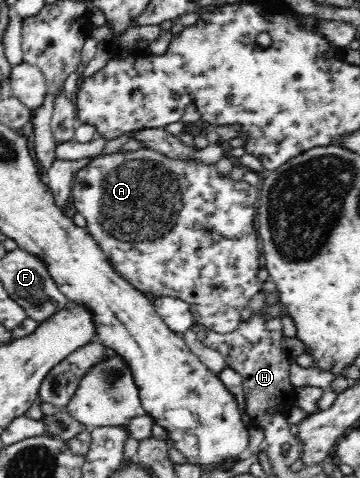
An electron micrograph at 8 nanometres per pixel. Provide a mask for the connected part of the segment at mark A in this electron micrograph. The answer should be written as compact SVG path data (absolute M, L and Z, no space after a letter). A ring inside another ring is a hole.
M144 147L139 150L117 151L109 155L98 155L91 158L84 168L76 172L71 196L77 212L86 219L87 232L98 243L98 247L104 252L116 273L126 282L131 283L136 290L141 293L147 292L155 297L170 296L184 300L190 304L195 323L218 334L228 334L239 328L243 322L242 310L248 306L251 298L262 289L262 283L258 279L258 272L261 270L260 250L258 250L259 234L254 228L254 218L257 216L256 203L259 197L257 186L251 186L243 179L232 180L228 176L218 175L214 164L202 164L195 160L176 160Z

